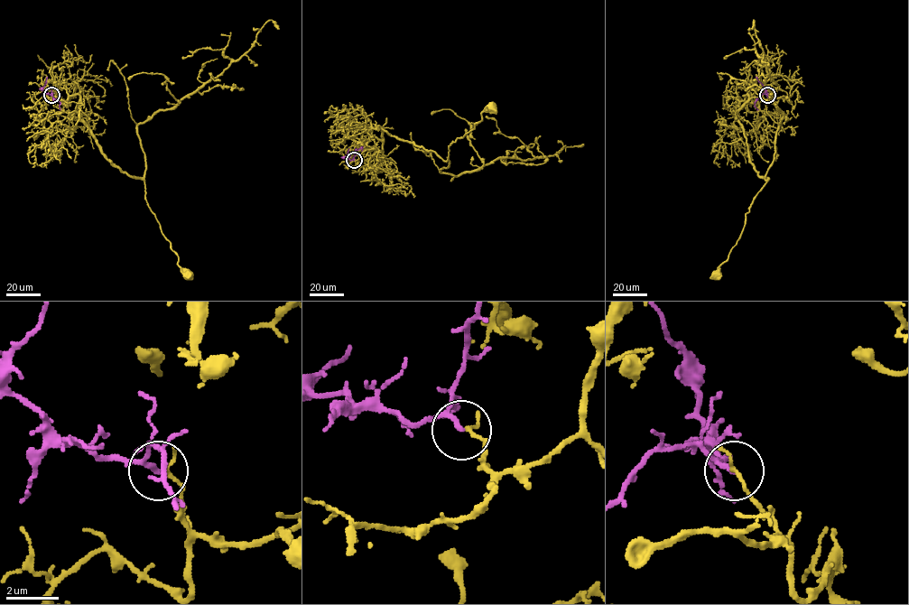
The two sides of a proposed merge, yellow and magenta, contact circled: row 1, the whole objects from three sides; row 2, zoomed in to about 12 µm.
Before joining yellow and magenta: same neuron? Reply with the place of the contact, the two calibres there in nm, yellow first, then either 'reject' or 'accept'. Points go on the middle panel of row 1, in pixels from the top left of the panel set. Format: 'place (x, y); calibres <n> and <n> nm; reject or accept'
place (354, 160); calibres 160 and 150 nm; reject

